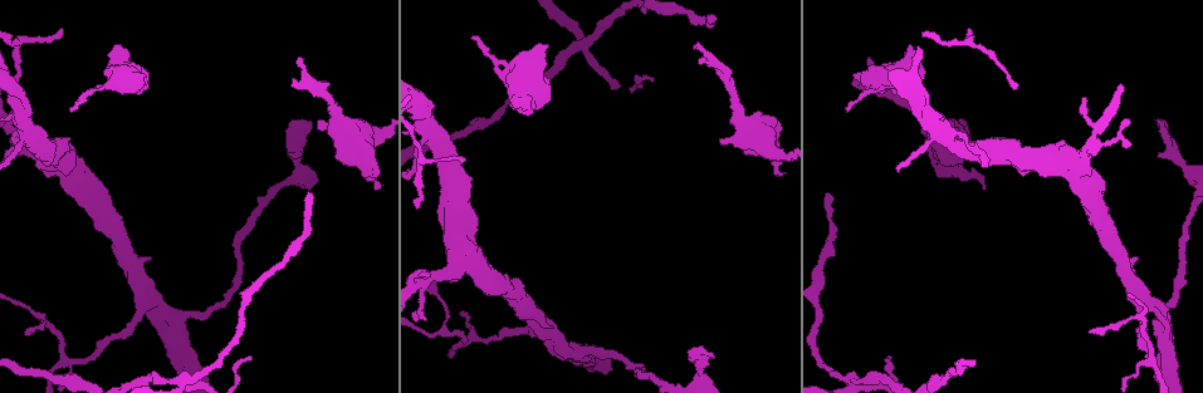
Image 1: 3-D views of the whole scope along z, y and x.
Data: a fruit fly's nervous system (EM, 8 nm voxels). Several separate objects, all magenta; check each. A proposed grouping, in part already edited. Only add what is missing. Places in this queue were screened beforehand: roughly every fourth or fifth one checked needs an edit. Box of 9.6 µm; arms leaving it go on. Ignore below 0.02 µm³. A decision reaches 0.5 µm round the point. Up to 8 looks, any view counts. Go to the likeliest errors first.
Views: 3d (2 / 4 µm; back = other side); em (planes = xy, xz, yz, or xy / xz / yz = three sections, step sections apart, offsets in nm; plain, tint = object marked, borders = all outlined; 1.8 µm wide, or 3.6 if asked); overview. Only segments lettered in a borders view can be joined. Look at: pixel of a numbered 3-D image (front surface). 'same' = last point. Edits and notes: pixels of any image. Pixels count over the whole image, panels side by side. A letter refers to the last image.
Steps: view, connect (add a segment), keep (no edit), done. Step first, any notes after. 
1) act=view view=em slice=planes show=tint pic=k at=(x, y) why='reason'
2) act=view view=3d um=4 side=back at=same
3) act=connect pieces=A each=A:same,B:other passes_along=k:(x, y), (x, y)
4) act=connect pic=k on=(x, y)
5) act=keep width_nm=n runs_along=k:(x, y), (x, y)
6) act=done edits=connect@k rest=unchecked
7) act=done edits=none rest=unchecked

act=view view=em slice=xy step=8 show=borders pic=1 at=(292, 85) why='tapers out'

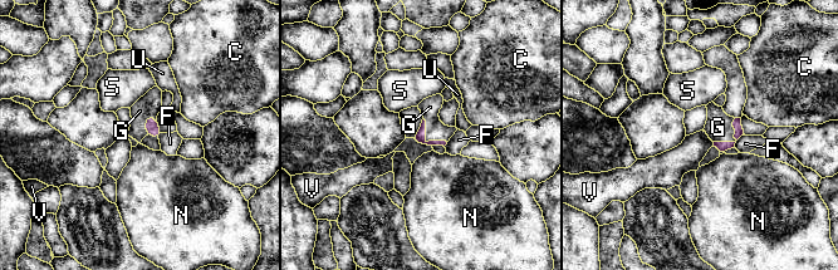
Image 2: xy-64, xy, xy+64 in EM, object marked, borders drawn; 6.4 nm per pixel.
act=connect pieces=G longest_contact=G:220nm each=C:other,F:other,G:same,N:other,S:other,U:other,V:other passes_along=2:(736, 123), (735, 138), (719, 127) found='it goes on there'

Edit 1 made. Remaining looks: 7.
act=view view=3d um=4 side=back pic=1 at=(854, 77) why='free end'

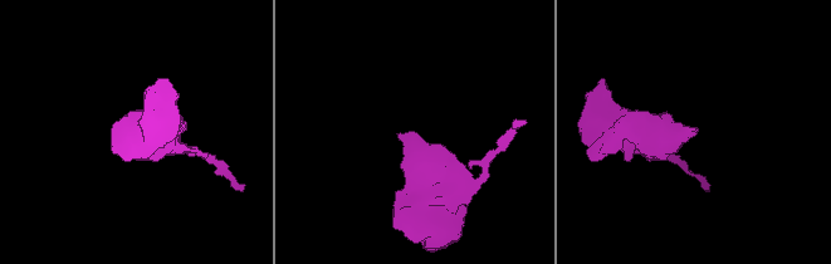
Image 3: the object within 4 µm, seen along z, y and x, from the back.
act=view view=em um=3.6 slice=xy step=8 show=borders pic=3 at=(399, 135)

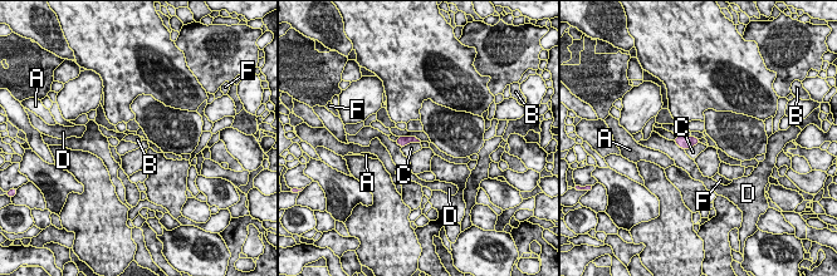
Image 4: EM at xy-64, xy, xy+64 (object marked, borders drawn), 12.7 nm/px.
act=view view=em um=3.6 slice=planes show=borders at=same why='another direction'

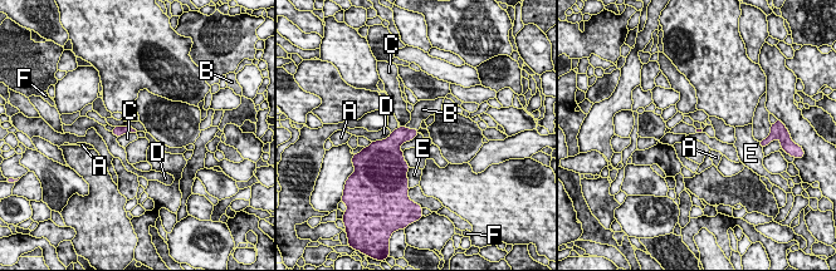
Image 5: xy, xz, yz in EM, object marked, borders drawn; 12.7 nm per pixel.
act=connect pieces=B each=A:other,B:same,C:other,D:other,E:other,F:other passes_along=5:(401, 134), (411, 129), (420, 113) found='it goes on there'

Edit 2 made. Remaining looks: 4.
act=view view=em slice=planes show=borders pic=1 at=(307, 194) why='thin end'

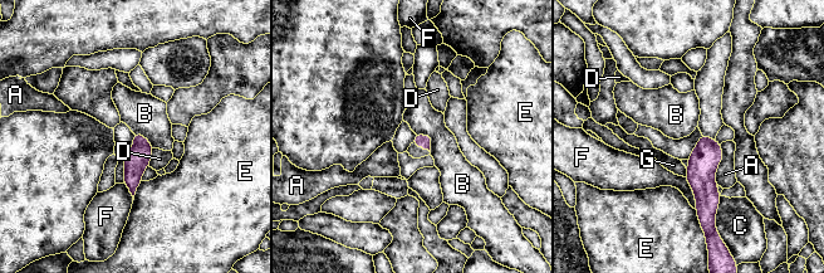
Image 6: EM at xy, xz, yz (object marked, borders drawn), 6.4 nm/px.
act=keep each=A:other,B:other,C:other,D:other,E:other,F:other,G:other border=6:(415, 132), (430, 139), (431, 151) found='none of them fits'

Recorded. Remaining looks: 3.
act=done edits=connect@2,connect@5 rest=unchecked

